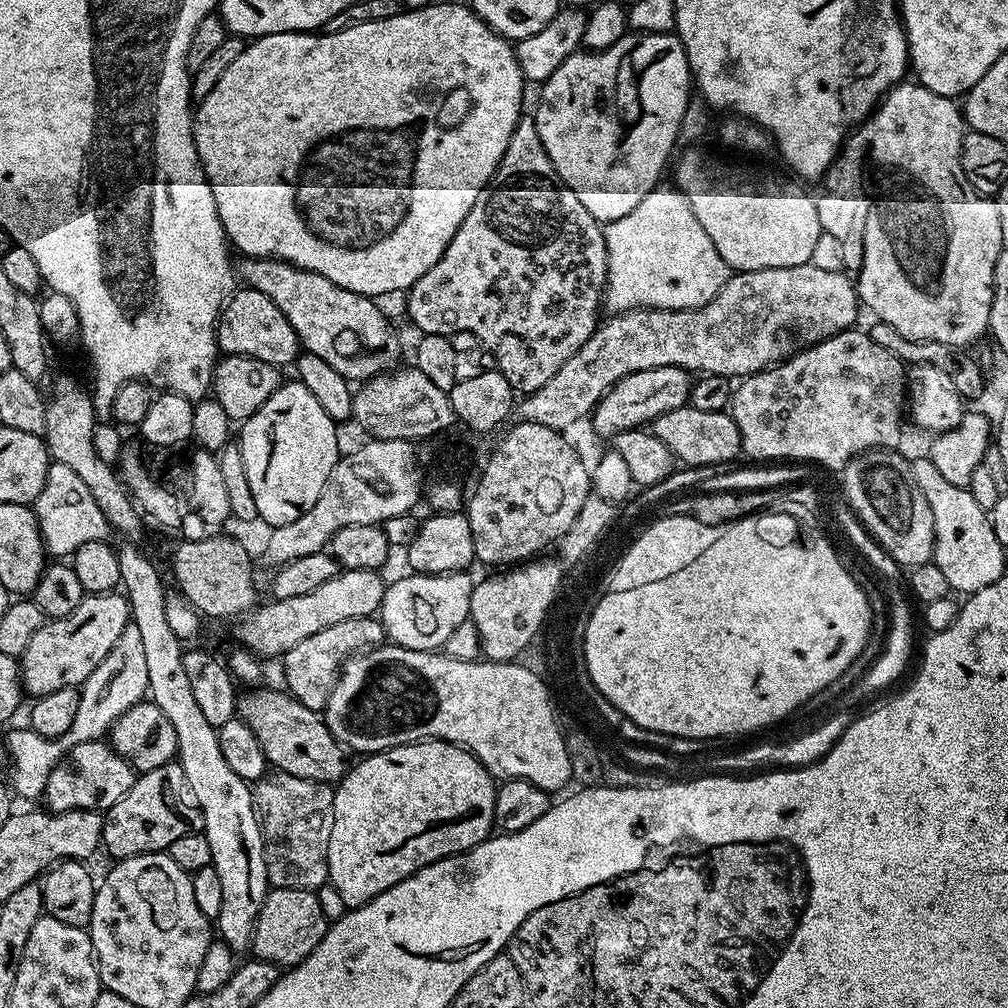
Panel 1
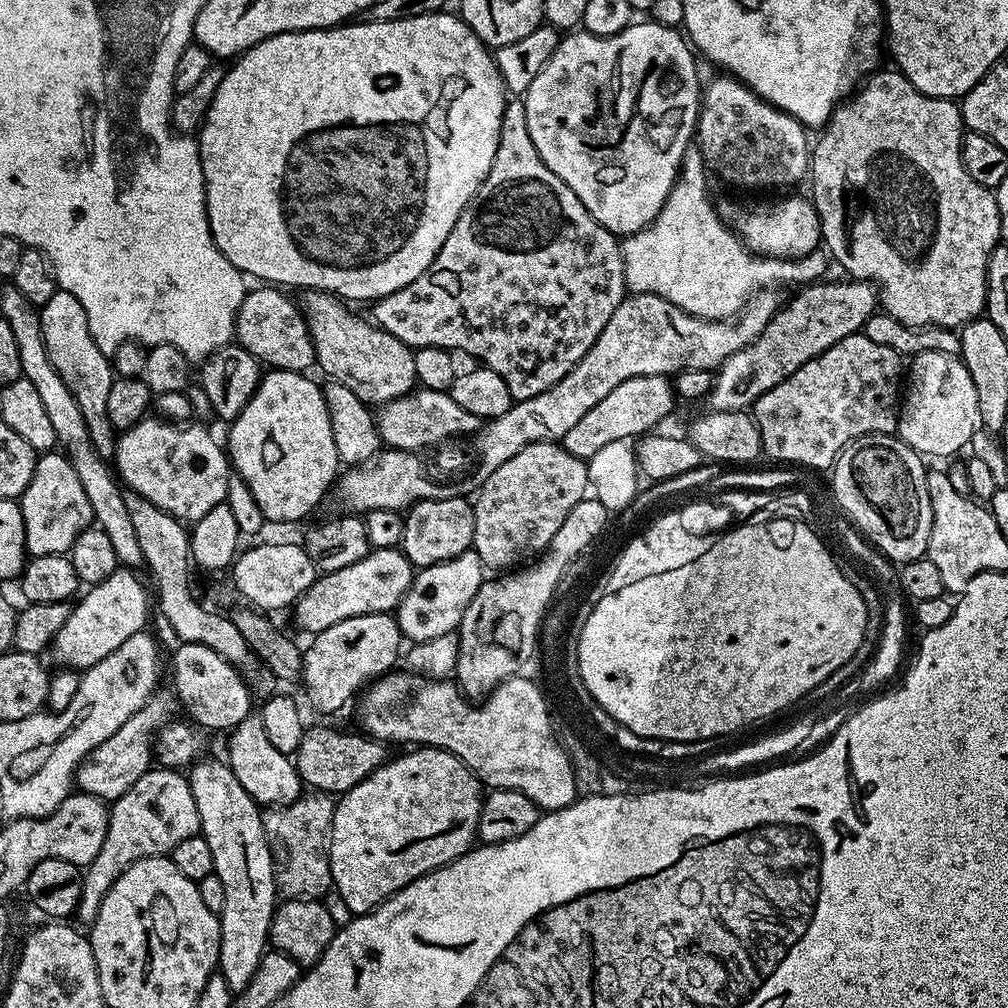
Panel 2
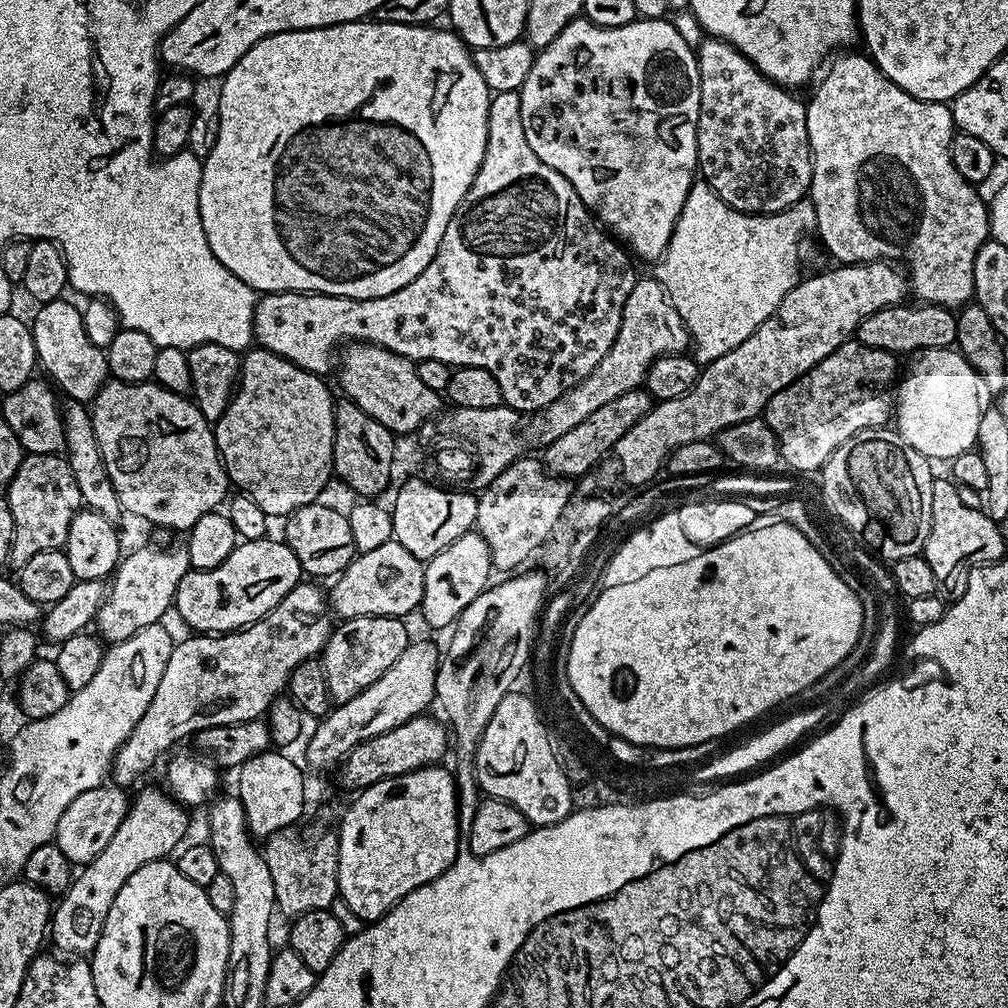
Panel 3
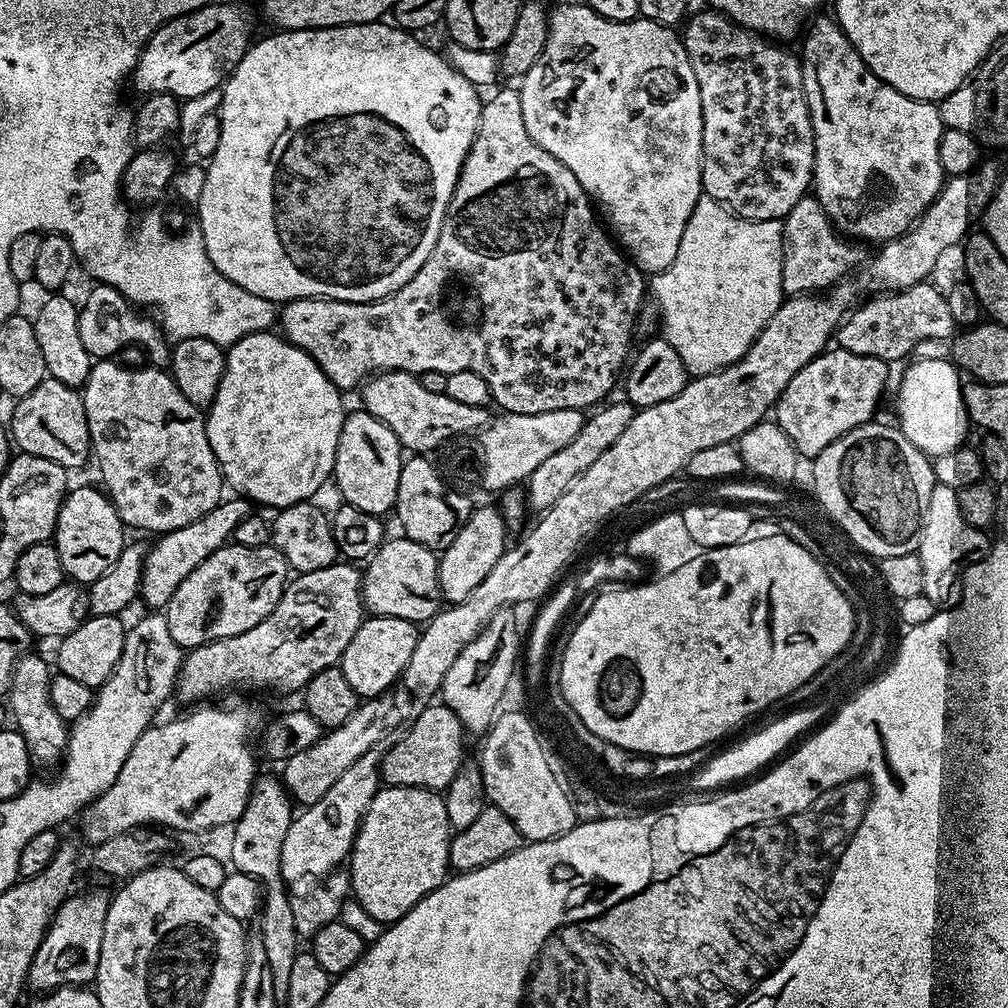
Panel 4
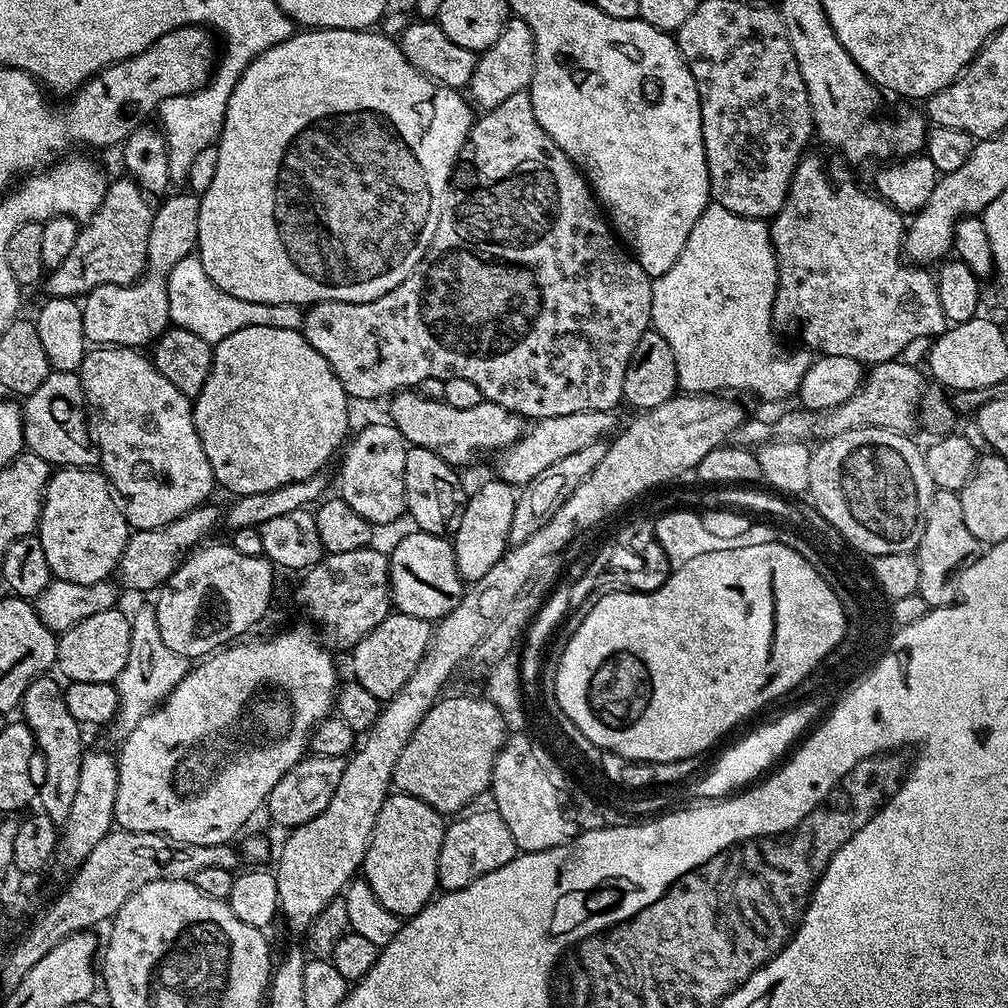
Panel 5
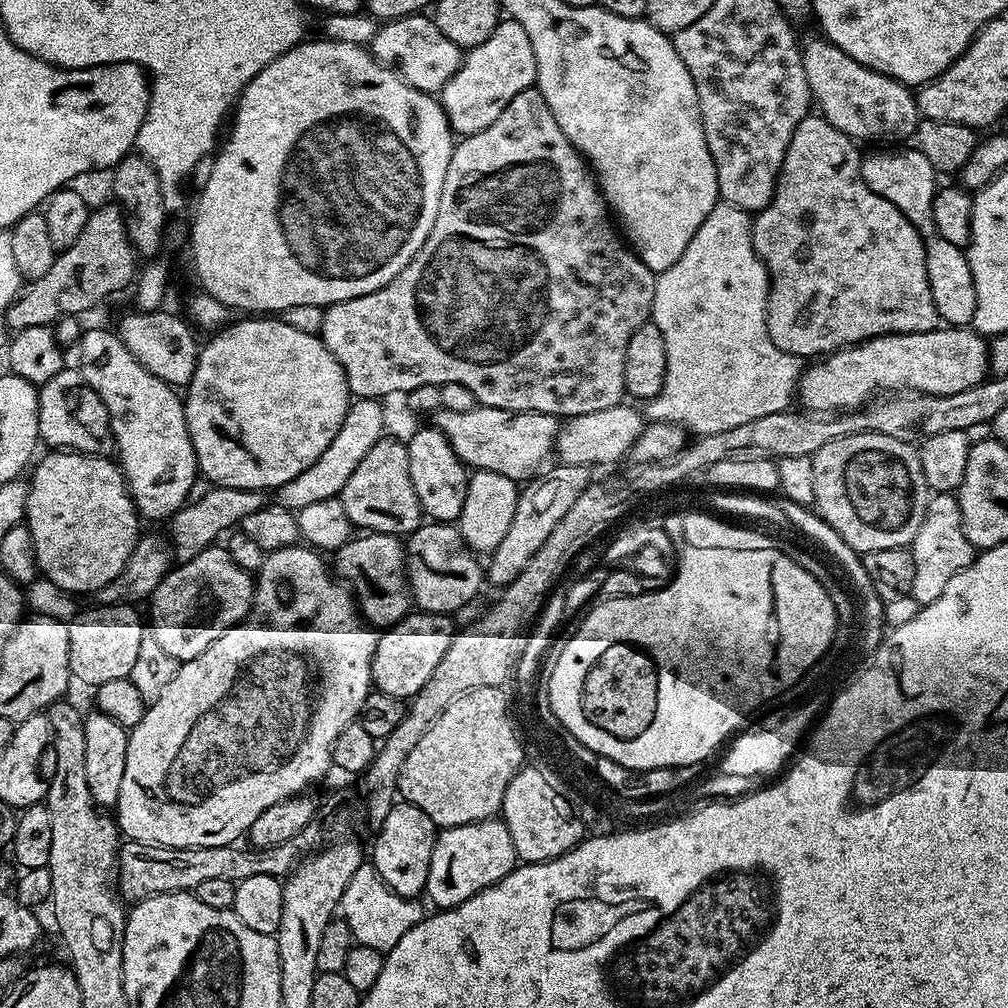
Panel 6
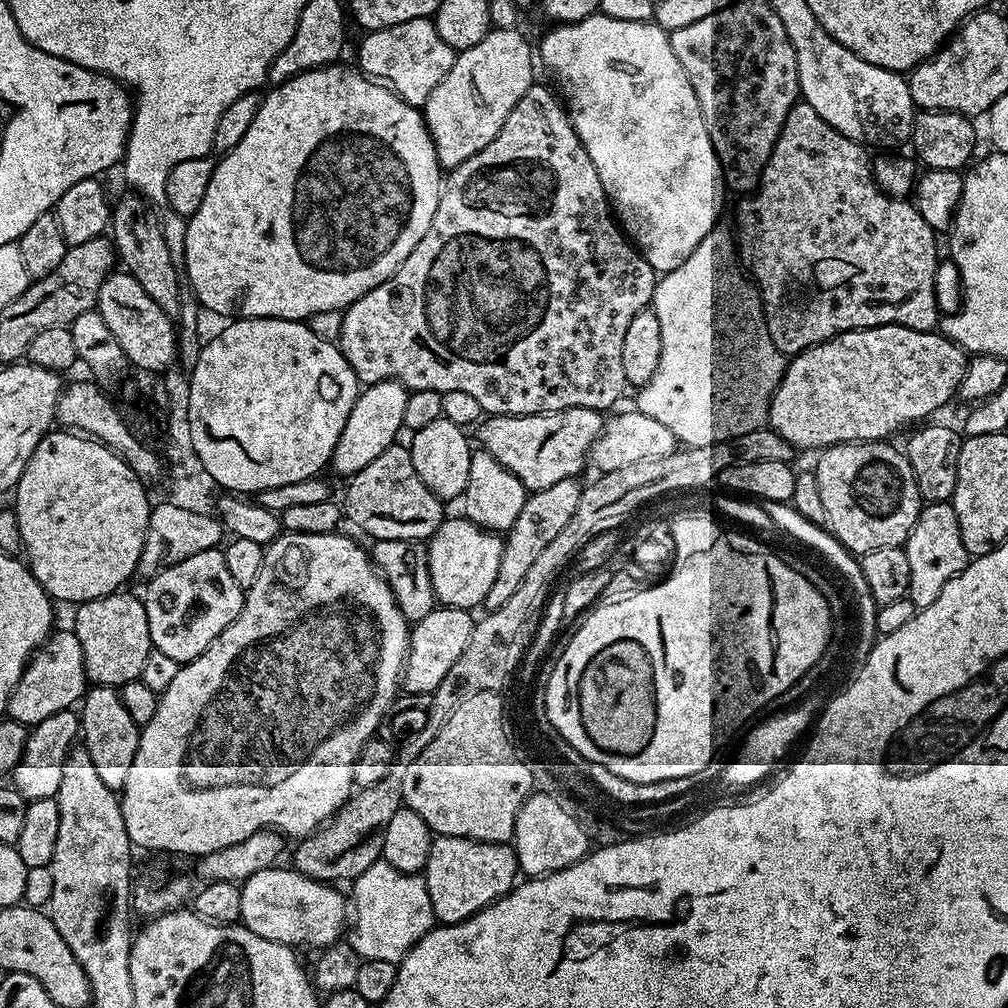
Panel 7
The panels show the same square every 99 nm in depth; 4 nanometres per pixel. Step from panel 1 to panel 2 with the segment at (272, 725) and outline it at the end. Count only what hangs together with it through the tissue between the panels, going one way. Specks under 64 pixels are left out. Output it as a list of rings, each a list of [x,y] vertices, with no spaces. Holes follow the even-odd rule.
[[[322,727],[307,729],[301,738],[300,747],[294,753],[296,771],[309,789],[343,794],[358,786],[358,782],[362,782],[370,774],[374,774],[374,770],[378,770],[389,759],[390,752],[387,752],[389,749],[383,740],[374,740],[359,731],[335,732],[332,728]]]

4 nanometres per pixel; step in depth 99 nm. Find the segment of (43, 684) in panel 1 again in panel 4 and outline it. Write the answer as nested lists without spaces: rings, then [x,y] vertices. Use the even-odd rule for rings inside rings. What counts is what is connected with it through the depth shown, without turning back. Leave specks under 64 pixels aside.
[[[221,499],[220,504],[214,506],[210,514],[198,518],[198,522],[190,522],[190,526],[182,526],[173,532],[163,533],[157,539],[160,541],[153,548],[147,549],[144,558],[144,573],[140,579],[139,599],[145,600],[152,607],[149,609],[167,609],[170,598],[174,598],[174,590],[182,586],[186,574],[190,574],[190,570],[198,570],[198,566],[202,566],[202,562],[206,562],[210,554],[214,554],[229,543],[232,540],[232,531],[238,526],[238,522],[242,522],[242,518],[253,515],[253,505],[247,499],[228,499]]]

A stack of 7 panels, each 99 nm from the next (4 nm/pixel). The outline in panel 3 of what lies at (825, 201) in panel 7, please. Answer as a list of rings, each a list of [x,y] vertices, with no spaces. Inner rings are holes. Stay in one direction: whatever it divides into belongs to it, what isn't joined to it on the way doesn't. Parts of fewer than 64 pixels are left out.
[[[905,302],[899,307],[878,310],[878,314],[870,314],[870,318],[866,318],[858,326],[855,339],[871,348],[886,350],[893,354],[909,354],[931,347],[952,348],[956,344],[958,334],[956,318],[957,313],[950,308],[923,302]]]

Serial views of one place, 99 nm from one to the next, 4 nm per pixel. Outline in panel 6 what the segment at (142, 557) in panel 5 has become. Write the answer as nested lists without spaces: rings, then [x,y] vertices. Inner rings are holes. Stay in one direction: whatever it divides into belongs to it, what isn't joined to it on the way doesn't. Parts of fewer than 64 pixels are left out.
[[[209,487],[205,496],[197,495],[195,499],[178,509],[175,516],[171,517],[172,536],[170,547],[172,555],[177,561],[183,562],[202,554],[202,550],[213,547],[220,535],[231,533],[254,510],[262,510],[269,503],[270,496],[267,491],[255,488],[221,488]]]

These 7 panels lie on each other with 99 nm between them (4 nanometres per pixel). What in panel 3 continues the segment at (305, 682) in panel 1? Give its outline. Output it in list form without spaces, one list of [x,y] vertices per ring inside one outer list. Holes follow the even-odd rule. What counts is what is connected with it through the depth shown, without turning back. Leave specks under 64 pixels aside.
[[[359,616],[349,620],[340,620],[333,627],[322,653],[322,663],[328,692],[336,704],[345,704],[350,702],[350,698],[354,698],[354,694],[362,694],[362,690],[366,690],[366,686],[378,682],[378,678],[382,678],[382,674],[386,674],[386,670],[390,670],[390,666],[394,666],[394,662],[398,662],[402,650],[406,650],[406,646],[410,642],[408,628],[404,624],[407,623],[403,619],[394,616]]]

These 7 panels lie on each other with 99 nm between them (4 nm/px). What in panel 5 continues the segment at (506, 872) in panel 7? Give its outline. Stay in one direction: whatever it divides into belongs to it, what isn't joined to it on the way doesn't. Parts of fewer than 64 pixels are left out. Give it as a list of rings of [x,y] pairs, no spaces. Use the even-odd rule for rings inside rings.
[[[495,810],[471,812],[453,819],[456,821],[453,824],[451,821],[444,829],[436,879],[437,885],[444,892],[462,890],[470,886],[470,882],[482,878],[482,874],[490,874],[490,870],[506,866],[506,862],[510,862],[518,855],[516,839],[514,834],[510,834],[510,826],[502,822],[502,814],[498,814]]]

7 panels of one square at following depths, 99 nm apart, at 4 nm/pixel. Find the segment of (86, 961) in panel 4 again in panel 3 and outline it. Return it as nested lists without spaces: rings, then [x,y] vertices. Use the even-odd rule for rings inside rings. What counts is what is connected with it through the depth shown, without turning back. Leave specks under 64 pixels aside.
[[[148,788],[133,797],[122,825],[114,838],[106,842],[106,850],[73,875],[72,883],[53,907],[50,944],[52,940],[57,953],[84,958],[96,949],[98,938],[102,938],[102,926],[106,926],[106,914],[110,914],[110,906],[114,906],[114,898],[118,898],[126,878],[150,862],[171,857],[185,843],[188,818],[187,809],[165,791]]]

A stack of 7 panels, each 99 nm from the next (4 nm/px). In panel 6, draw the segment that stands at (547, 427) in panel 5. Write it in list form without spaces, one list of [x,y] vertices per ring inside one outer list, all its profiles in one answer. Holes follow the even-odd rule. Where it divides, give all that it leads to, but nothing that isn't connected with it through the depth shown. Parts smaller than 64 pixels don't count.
[[[621,402],[610,406],[610,410],[567,417],[556,434],[555,459],[561,464],[592,468],[596,464],[616,464],[623,456],[627,457],[646,423],[645,417],[631,406],[631,403]]]

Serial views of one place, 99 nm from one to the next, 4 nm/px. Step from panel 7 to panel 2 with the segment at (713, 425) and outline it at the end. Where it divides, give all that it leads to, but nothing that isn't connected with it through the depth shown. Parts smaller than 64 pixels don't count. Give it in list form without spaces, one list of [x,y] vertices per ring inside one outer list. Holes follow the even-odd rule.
[[[688,143],[684,159],[680,162],[680,173],[676,175],[676,181],[662,210],[645,228],[635,232],[633,236],[623,237],[624,282],[629,293],[658,294],[666,298],[666,302],[674,302],[674,306],[686,310],[692,316],[700,316],[703,320],[731,320],[740,315],[748,299],[758,292],[779,289],[779,284],[807,286],[823,277],[820,275],[830,265],[829,253],[823,247],[799,258],[758,256],[745,248],[739,236],[720,219],[717,205],[714,200],[712,204],[708,197],[708,180],[710,181],[710,176],[699,143]]]

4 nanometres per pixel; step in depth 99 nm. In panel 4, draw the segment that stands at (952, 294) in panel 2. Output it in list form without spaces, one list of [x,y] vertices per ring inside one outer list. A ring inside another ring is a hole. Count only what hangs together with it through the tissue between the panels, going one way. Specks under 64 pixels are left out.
[[[819,16],[815,17],[816,25],[803,33],[804,49],[798,52],[814,130],[814,195],[837,232],[856,242],[869,240],[883,246],[908,231],[940,193],[946,177],[942,162],[938,162],[938,142],[945,126],[933,101],[915,100],[882,82],[862,62],[833,17]]]

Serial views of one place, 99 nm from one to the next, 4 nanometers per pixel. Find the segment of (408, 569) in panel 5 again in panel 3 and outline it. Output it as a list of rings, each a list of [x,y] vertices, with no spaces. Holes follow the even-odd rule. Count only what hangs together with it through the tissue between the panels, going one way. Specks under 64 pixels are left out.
[[[396,540],[386,542],[386,546],[377,546],[369,552],[361,552],[346,566],[339,576],[331,581],[332,592],[327,593],[331,611],[340,620],[349,620],[359,616],[394,616],[408,618],[411,612],[415,613],[422,602],[424,593],[424,565],[425,561],[414,558],[406,546],[402,546]]]

